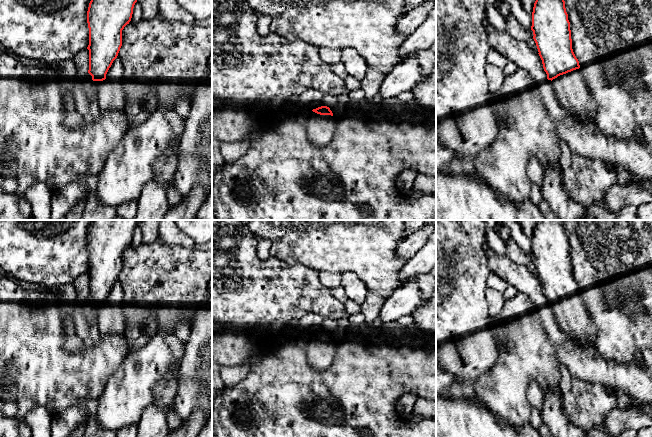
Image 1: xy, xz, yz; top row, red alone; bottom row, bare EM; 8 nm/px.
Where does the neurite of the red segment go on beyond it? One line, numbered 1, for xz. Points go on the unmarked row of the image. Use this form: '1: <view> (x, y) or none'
1: xz (320, 353)

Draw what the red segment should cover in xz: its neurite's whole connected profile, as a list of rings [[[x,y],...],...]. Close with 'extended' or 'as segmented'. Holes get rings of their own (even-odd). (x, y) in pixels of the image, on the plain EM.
[[[327,330],[311,334],[305,349],[308,364],[318,370],[328,369],[334,361],[338,345]]]; extended

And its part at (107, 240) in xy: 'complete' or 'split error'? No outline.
split error

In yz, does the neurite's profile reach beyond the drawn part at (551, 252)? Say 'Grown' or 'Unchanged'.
Grown

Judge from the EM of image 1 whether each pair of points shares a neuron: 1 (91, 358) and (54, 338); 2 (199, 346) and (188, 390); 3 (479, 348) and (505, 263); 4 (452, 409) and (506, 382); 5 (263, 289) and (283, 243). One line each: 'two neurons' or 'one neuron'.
1: one neuron
2: one neuron
3: two neurons
4: two neurons
5: two neurons

